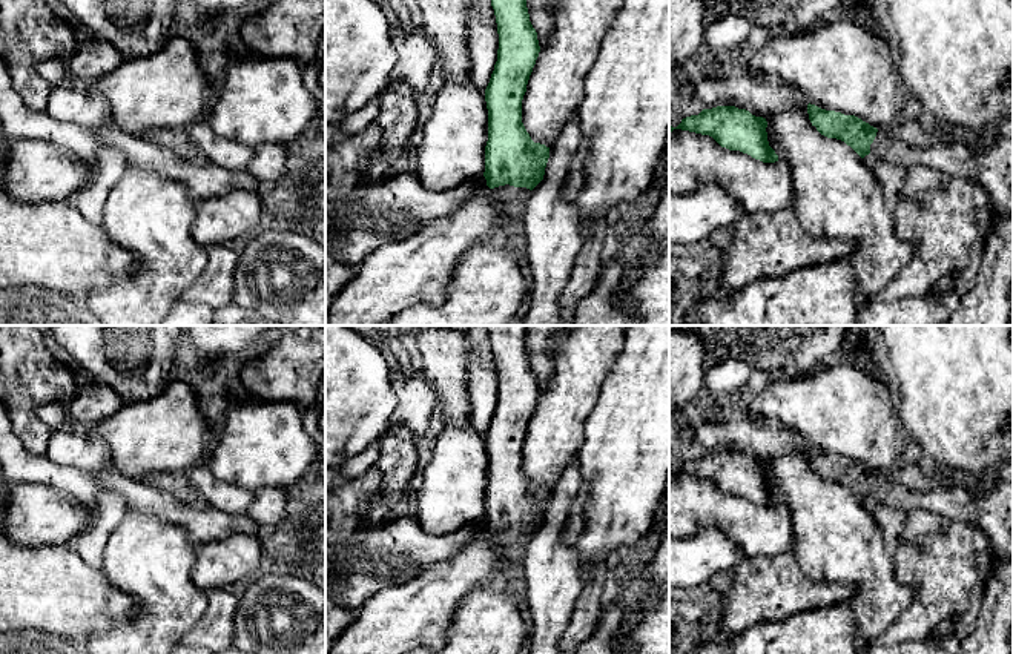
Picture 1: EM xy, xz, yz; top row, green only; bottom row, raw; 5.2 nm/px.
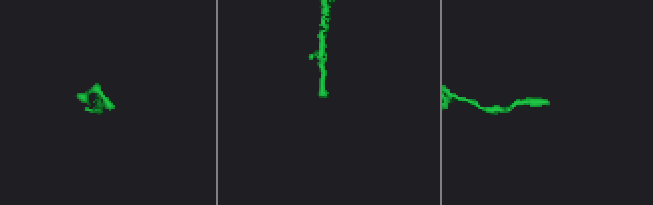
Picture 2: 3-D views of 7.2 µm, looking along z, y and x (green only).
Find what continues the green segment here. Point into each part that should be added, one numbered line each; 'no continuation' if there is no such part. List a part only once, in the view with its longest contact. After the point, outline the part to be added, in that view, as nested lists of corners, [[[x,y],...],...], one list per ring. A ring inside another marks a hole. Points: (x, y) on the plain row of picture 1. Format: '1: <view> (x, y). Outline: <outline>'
1: xz (513, 544). Outline: [[[510,528],[490,533],[490,542],[493,542],[505,556],[510,566],[516,562],[520,562],[525,557],[525,550],[531,539],[531,534],[526,531],[514,531]]]

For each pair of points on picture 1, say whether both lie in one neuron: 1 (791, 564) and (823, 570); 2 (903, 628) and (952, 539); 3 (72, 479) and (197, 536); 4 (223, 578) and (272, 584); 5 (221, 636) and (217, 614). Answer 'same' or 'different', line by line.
1: different
2: same
3: same
4: different
5: same

